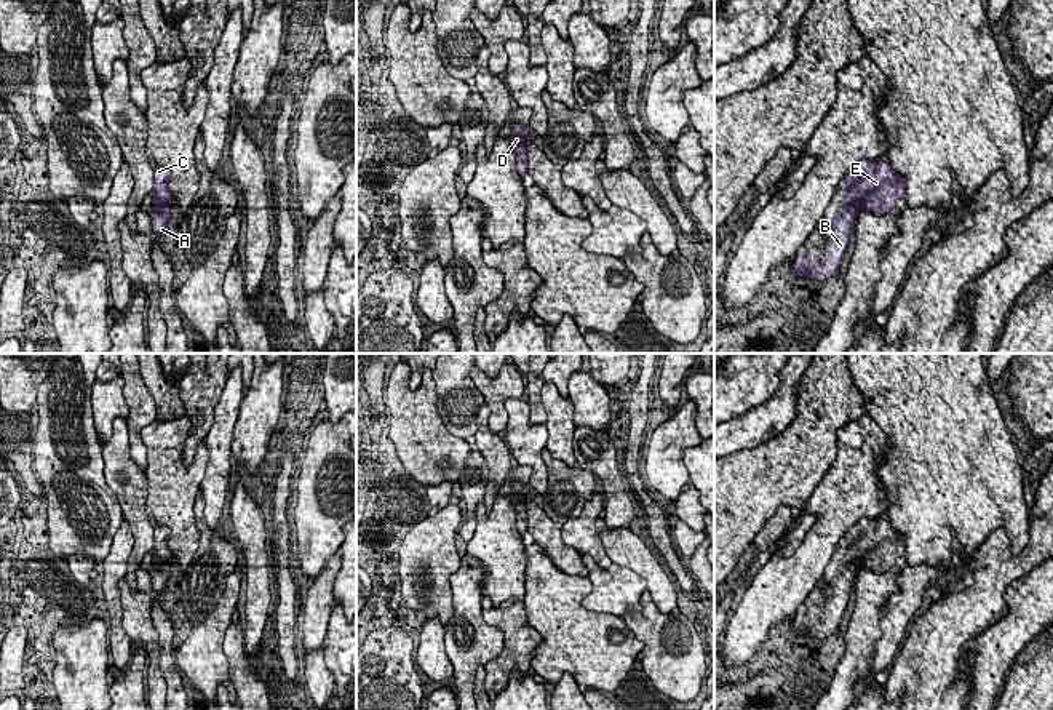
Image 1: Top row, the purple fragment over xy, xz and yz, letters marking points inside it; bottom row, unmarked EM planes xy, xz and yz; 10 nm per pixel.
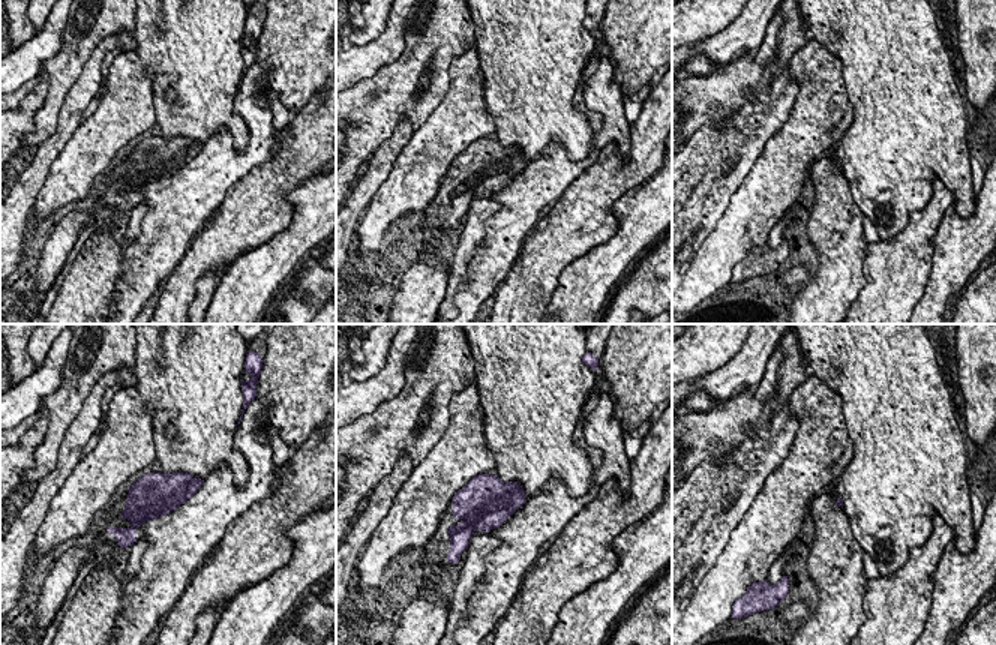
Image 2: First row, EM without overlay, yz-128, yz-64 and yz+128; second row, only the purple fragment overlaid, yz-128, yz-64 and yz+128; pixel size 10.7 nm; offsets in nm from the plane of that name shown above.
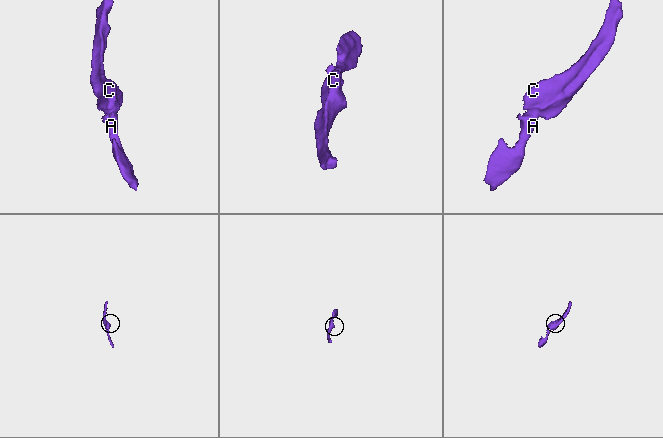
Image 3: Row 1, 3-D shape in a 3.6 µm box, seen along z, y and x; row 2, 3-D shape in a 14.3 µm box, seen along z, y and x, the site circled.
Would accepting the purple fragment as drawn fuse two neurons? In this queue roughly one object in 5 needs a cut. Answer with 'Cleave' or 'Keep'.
Keep

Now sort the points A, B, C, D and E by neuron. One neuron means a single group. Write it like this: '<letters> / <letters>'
A B C D E

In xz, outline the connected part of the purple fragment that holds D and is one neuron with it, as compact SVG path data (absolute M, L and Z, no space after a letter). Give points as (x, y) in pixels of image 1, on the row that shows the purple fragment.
M524 118L519 120L518 125L519 131L515 134L511 134L508 138L515 154L516 154L516 170L519 173L519 176L523 178L527 173L527 150L526 150L526 144L527 144L527 125L524 123Z

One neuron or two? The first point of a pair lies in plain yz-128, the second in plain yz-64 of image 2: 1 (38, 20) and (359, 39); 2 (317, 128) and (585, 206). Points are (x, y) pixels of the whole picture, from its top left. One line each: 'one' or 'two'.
1: one
2: one

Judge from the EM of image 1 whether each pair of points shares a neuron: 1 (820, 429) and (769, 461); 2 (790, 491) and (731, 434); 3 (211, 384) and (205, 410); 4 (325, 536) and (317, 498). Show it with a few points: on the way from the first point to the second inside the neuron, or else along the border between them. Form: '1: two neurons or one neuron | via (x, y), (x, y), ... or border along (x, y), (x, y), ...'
1: one neuron | via (807, 442), (788, 461), (782, 461)
2: two neurons | border along (780, 432), (751, 448), (740, 448), (731, 454)
3: one neuron | via (205, 390), (205, 403)
4: one neuron | via (320, 526), (320, 507)

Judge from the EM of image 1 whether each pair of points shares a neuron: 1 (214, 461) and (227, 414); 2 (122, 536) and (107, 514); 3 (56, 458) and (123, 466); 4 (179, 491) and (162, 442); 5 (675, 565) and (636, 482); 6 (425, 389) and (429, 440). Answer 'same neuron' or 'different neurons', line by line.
1: same neuron
2: different neurons
3: different neurons
4: same neuron
5: same neuron
6: same neuron

